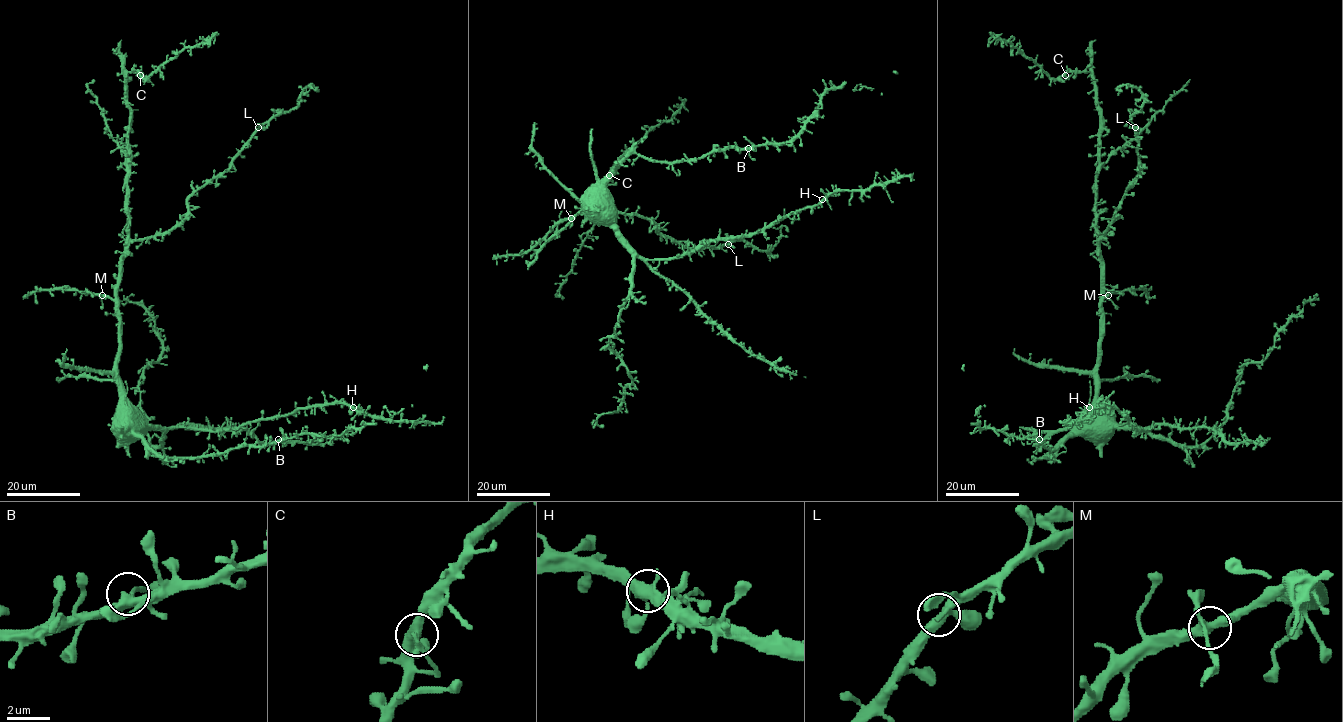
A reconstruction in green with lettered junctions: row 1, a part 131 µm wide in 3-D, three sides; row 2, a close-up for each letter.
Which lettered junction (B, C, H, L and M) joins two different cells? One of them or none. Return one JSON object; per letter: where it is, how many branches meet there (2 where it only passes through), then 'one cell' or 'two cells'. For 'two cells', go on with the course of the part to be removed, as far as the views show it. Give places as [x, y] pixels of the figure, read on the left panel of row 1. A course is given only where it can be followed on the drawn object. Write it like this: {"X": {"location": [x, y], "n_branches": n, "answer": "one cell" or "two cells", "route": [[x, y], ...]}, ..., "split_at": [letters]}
{"B": {"location": [278, 439], "n_branches": 4, "answer": "one cell"}, "C": {"location": [140, 75], "n_branches": 4, "answer": "one cell"}, "H": {"location": [353, 407], "n_branches": 4, "answer": "one cell"}, "L": {"location": [258, 127], "n_branches": 4, "answer": "one cell"}, "M": {"location": [102, 295], "n_branches": 4, "answer": "one cell"}, "split_at": []}

